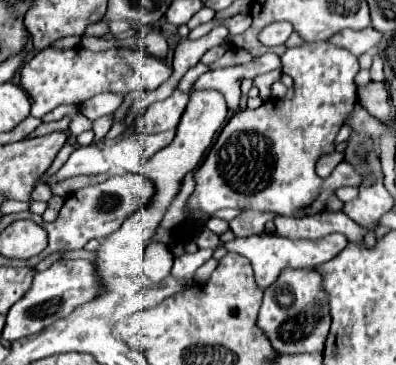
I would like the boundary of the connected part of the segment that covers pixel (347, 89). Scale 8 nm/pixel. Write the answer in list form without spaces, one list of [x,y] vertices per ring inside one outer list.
[[[315,42],[315,44],[303,44],[299,48],[287,48],[281,56],[281,70],[283,74],[289,74],[295,82],[293,96],[281,98],[277,102],[263,102],[255,110],[239,110],[227,126],[221,130],[221,136],[213,144],[213,148],[207,152],[205,160],[195,170],[195,192],[187,200],[185,210],[185,222],[181,224],[181,232],[193,236],[193,210],[199,214],[209,216],[209,210],[221,210],[221,208],[241,208],[241,210],[263,210],[263,212],[277,212],[281,216],[289,218],[303,218],[313,216],[325,210],[325,202],[343,186],[361,186],[363,174],[353,170],[349,162],[339,162],[335,174],[329,178],[319,178],[315,168],[317,160],[325,154],[335,152],[335,136],[343,122],[347,120],[347,114],[353,112],[357,104],[357,86],[353,78],[359,72],[357,58],[343,50],[335,48],[329,42]]]

